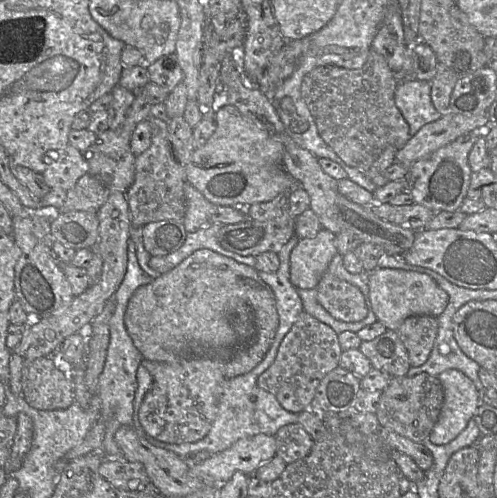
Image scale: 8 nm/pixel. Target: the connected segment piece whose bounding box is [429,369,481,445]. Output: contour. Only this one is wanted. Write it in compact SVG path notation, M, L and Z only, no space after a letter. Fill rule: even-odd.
M448 369L437 378L444 390L444 402L429 441L444 445L453 441L466 428L481 400L472 380L462 372Z

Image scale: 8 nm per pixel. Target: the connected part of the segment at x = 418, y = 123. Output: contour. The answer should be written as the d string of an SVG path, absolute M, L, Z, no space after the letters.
M412 78L399 82L394 99L409 125L411 135L445 114L438 111L432 103L430 81Z

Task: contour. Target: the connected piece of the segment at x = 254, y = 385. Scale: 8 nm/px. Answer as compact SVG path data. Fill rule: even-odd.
M270 345L263 360L254 369L246 374L227 380L224 391L219 399L217 415L209 433L199 441L183 444L161 442L149 435L140 424L140 406L154 384L151 373L140 364L136 373L137 390L133 401L133 424L135 429L154 446L169 450L180 457L190 457L201 451L206 451L211 454L220 453L231 447L238 440L257 434L275 436L278 430L285 425L298 423L298 414L284 409L273 394L260 388L258 385L258 377L273 363L278 347L279 345Z

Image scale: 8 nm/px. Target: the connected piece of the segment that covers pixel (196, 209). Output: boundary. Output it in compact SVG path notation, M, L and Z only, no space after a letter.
M185 182L184 193L186 198L186 213L182 220L186 231L195 232L203 227L211 226L209 224L210 213L217 210L218 206L207 200L190 183Z

